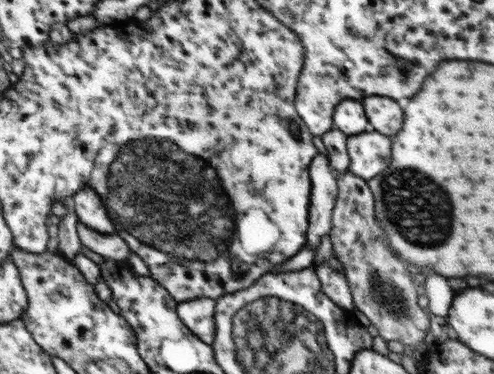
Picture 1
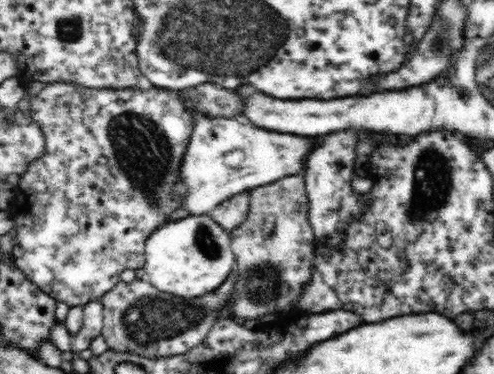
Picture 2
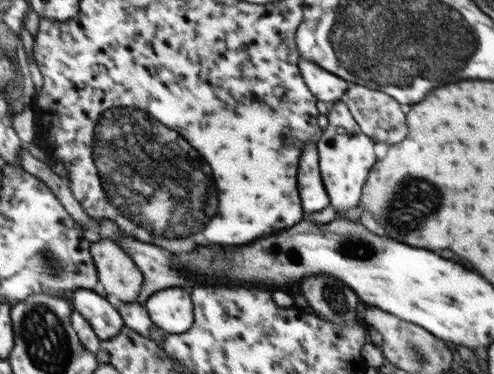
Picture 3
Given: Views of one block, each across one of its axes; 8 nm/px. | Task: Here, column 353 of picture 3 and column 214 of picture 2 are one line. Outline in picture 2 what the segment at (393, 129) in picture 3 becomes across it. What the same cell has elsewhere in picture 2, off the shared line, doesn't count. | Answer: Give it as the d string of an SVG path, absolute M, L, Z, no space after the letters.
M202 84L198 88L188 88L178 92L178 98L192 118L202 114L208 118L232 118L240 122L250 122L244 116L246 100L240 90L226 90L216 84Z

